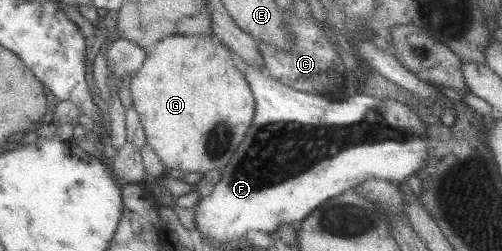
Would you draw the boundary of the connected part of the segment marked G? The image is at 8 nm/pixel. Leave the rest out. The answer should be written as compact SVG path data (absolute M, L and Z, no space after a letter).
M171 34L161 38L155 49L149 53L147 62L143 65L143 68L131 77L130 90L135 108L140 113L141 120L143 120L148 143L160 159L161 168L164 171L181 169L181 171L187 171L189 173L203 174L207 173L207 171L213 171L213 169L222 168L229 161L231 155L236 152L237 146L244 139L247 133L247 127L249 127L249 123L253 119L253 107L255 107L253 94L251 94L251 90L249 90L249 86L247 86L247 82L243 78L242 71L237 67L237 60L225 45L213 44L211 42L211 35L190 36Z

